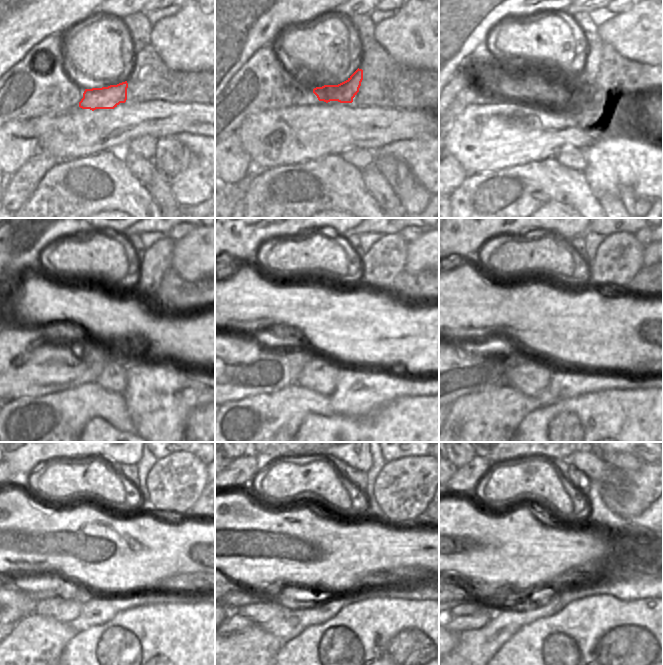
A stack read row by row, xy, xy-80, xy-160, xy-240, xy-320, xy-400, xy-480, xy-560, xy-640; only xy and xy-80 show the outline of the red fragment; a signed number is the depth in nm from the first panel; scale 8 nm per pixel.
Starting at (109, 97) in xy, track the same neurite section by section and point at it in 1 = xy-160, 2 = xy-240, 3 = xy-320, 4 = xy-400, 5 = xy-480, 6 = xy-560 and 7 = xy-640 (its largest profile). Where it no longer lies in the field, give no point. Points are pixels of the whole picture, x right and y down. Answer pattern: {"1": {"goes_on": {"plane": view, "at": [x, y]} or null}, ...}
{"1": {"goes_on": {"plane": "xy-160", "at": [587, 77]}}, "2": {"goes_on": {"plane": "xy-240", "at": [157, 259]}}, "3": {"goes_on": {"plane": "xy-320", "at": [385, 260]}}, "4": {"goes_on": {"plane": "xy-400", "at": [619, 257]}}, "5": {"goes_on": {"plane": "xy-480", "at": [175, 482]}}, "6": {"goes_on": {"plane": "xy-560", "at": [404, 488]}}, "7": {"goes_on": {"plane": "xy-640", "at": [627, 493]}}}

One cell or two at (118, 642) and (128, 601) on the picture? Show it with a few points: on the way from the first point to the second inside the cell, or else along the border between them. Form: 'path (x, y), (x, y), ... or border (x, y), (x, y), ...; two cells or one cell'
border (149, 604), (126, 608), (106, 621); two cells

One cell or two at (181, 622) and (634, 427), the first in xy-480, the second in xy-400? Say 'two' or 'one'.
one

